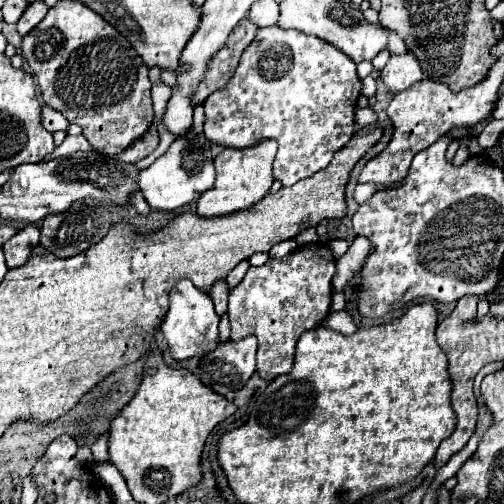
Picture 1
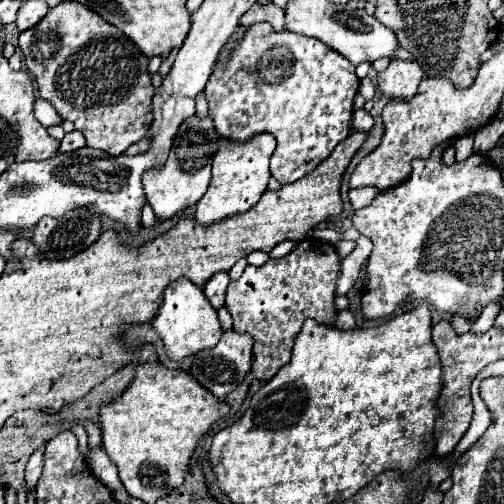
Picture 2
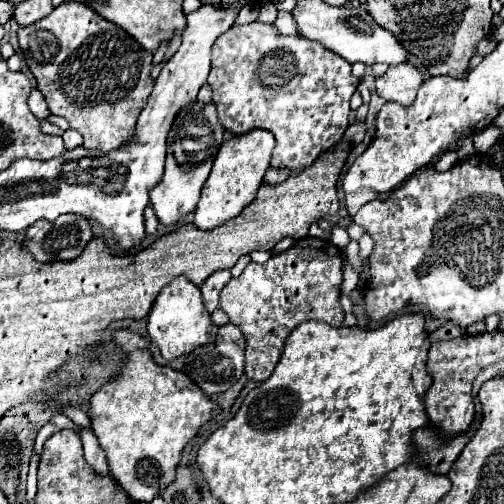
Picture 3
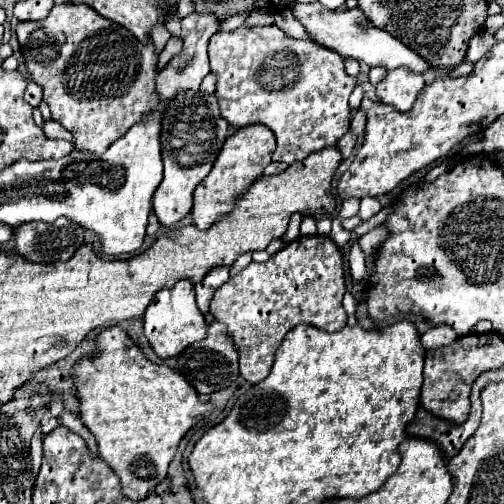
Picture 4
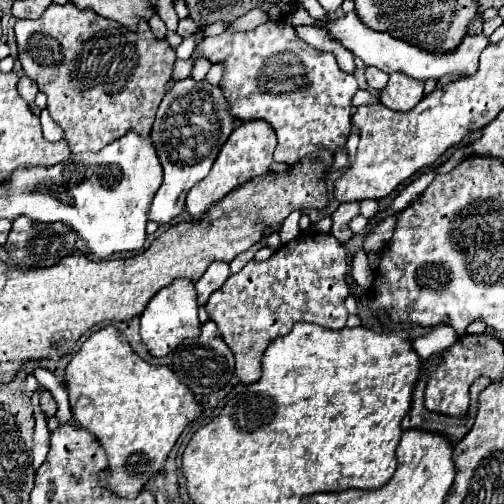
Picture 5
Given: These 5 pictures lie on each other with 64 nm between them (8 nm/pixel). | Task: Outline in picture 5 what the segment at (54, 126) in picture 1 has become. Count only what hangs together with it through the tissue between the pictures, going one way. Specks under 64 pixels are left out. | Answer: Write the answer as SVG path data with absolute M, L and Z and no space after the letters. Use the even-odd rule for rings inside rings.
M26 76L24 78L20 78L20 82L18 82L18 92L20 92L20 96L26 100L26 102L34 102L34 98L36 98L36 94L40 92L38 90L38 84L34 84L32 80L28 80Z

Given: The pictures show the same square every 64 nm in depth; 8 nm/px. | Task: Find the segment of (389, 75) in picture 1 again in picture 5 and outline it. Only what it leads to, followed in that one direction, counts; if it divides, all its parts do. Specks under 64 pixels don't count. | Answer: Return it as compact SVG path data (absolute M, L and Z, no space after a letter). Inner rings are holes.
M390 74L388 84L380 90L380 102L392 110L412 110L424 96L424 82L412 80L408 74Z

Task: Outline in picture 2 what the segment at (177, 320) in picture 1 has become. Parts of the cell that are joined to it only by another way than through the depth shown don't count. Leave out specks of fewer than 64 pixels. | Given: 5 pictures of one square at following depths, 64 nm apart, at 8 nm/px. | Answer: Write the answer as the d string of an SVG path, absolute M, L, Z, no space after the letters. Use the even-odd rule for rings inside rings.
M180 278L166 288L164 302L158 310L158 316L152 320L152 328L160 334L168 358L176 362L200 350L214 348L222 336L222 328L220 328L216 310L212 308L210 300L204 296L202 288L192 284L188 278Z

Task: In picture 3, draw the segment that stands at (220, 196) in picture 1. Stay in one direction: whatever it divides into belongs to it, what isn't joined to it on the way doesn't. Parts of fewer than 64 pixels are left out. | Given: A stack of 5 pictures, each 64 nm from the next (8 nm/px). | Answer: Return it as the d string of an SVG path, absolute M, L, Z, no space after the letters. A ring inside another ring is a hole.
M256 130L248 132L248 136L232 136L226 140L216 154L208 184L204 184L204 192L194 212L194 224L200 230L216 228L226 220L238 216L254 198L258 188L264 184L264 174L270 168L270 156L274 150L274 136L272 132Z

